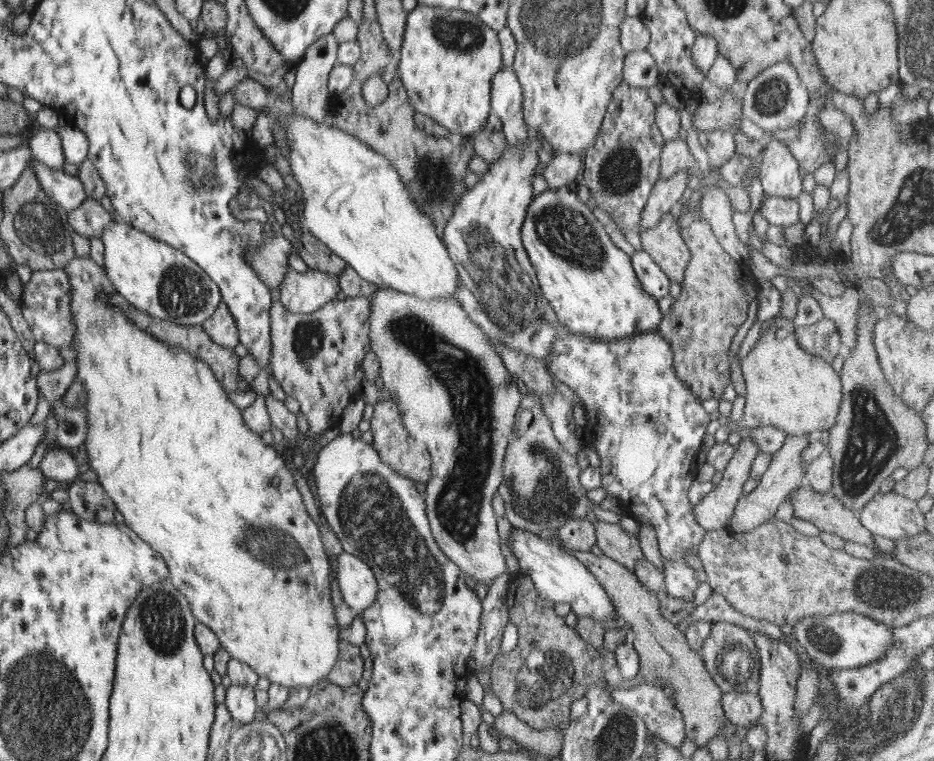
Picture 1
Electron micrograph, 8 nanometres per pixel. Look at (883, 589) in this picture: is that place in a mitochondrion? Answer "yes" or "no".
yes

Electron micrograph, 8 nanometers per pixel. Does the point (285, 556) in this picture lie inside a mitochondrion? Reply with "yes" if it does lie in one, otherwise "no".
yes

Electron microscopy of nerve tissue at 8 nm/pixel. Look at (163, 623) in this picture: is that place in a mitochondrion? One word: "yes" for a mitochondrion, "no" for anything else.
yes

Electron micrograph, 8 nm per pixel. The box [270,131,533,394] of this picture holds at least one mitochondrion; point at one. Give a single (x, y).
(434, 174)

